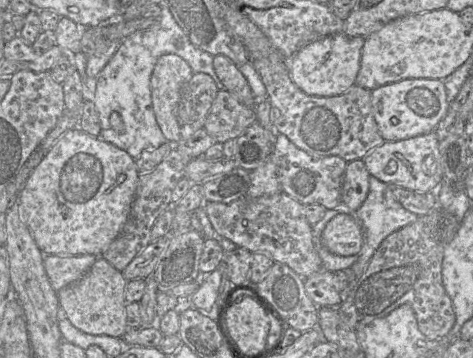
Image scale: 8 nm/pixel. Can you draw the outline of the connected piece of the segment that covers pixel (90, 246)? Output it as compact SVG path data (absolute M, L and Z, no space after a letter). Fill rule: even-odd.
M80 127L73 128L64 133L52 148L46 153L42 161L32 171L26 183L24 184L19 197L18 203L22 220L29 228L33 239L44 255L56 256L78 256L84 254L93 254L100 257L102 253L110 246L125 225L130 213L131 205L134 199L136 186L140 172L137 168L136 161L126 151L117 146L105 142L99 137L92 136L83 131Z

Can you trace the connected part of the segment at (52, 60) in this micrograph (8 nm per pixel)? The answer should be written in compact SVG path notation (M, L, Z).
M20 36L6 42L4 46L5 59L15 62L19 69L34 72L50 71L54 64L66 54L69 53L58 45L51 47L43 54L38 54Z

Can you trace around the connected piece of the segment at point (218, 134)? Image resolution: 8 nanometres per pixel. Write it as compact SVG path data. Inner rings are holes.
M226 89L219 90L206 116L204 129L217 143L237 139L257 121L253 107L242 104Z

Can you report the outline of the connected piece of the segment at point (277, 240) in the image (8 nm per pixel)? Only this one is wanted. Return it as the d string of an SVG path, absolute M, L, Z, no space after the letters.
M283 191L256 198L243 197L230 203L205 201L202 208L206 211L215 231L252 253L264 253L275 262L285 264L300 277L306 279L320 271L325 271L313 242L313 230L304 215L304 205Z

